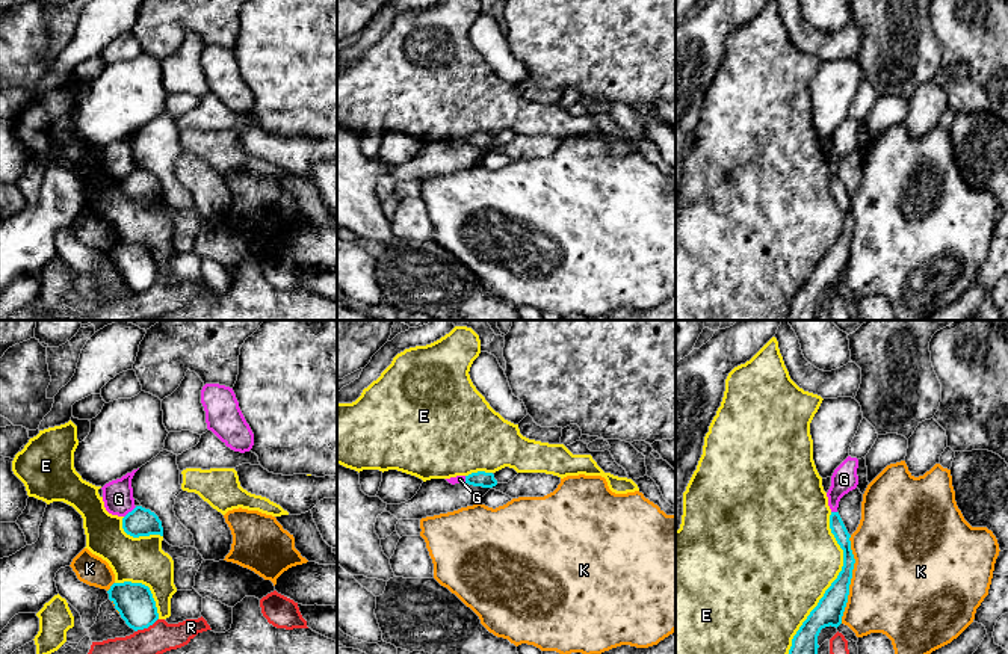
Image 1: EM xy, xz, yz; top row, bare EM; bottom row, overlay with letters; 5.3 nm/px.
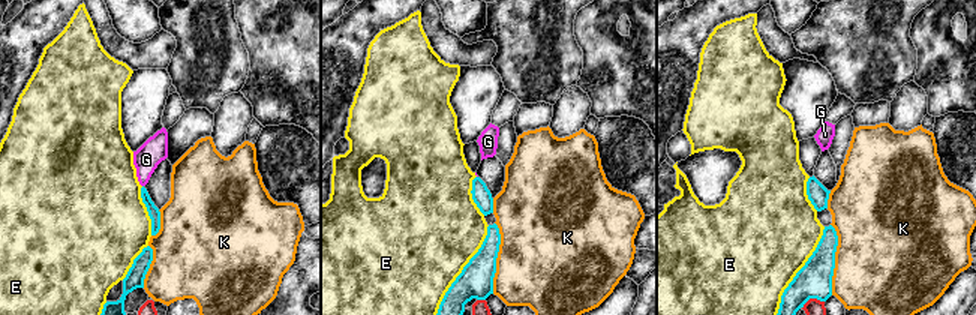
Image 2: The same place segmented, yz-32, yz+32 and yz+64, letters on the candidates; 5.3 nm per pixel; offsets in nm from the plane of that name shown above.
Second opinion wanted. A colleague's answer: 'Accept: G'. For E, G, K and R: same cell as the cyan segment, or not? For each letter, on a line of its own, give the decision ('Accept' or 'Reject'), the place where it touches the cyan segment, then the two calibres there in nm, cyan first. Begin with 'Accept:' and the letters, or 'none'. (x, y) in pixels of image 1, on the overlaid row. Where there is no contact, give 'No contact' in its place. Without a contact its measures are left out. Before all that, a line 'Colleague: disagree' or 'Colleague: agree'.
Colleague: disagree
Accept: none
E: Reject. Touches cyan at yz (831, 583). Thickness 150 nm (cyan) against 500 nm
G: Reject. Touches cyan at xy (132, 511). Thickness 150 nm (cyan) against 160 nm
K: Reject. Touches cyan at yz (851, 577). Thickness 150 nm (cyan) against 500 nm
R: Reject. Touches cyan at xy (145, 627). Thickness 200 nm (cyan) against 160 nm

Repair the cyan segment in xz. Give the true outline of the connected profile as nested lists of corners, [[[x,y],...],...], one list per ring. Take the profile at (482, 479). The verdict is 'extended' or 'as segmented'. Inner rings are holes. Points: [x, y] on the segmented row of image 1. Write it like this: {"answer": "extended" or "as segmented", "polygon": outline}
{"answer": "as segmented", "polygon": [[[478,471],[465,476],[465,483],[482,488],[493,488],[497,485],[493,473]]]}

